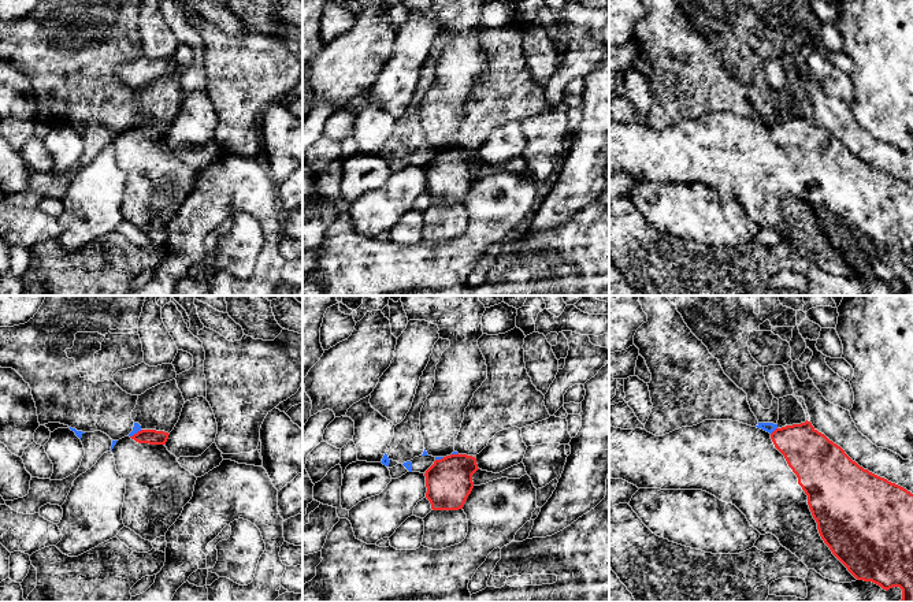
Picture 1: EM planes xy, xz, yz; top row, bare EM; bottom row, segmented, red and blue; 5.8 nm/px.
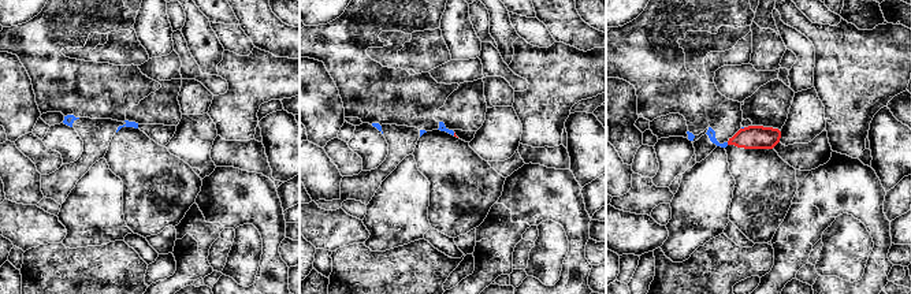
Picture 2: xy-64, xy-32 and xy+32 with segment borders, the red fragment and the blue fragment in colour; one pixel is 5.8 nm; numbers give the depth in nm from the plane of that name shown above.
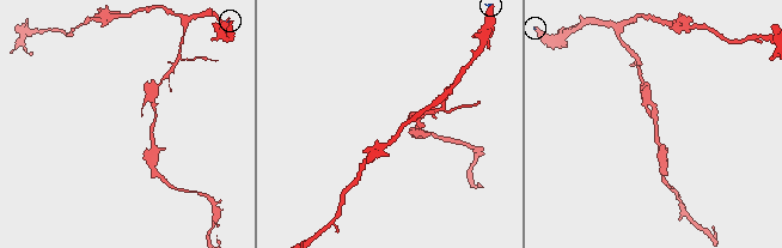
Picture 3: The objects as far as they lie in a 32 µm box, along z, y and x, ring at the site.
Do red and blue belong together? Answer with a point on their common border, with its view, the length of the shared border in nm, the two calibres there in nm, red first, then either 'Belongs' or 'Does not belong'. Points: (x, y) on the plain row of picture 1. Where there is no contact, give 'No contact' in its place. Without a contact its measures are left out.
Touches red at yz (774, 125). Shared border 60 nm. Thickness 280 nm (red) against 60 nm. Does not belong

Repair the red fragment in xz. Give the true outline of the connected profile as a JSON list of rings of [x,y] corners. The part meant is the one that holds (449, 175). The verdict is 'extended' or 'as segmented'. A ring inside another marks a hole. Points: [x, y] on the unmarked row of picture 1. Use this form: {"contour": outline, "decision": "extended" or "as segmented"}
{"contour": [[[404,0],[404,4],[408,15],[437,18],[439,31],[450,34],[420,105],[420,126],[427,148],[437,152],[424,167],[426,192],[433,204],[459,204],[471,187],[472,168],[479,163],[475,150],[453,145],[465,101],[487,73],[486,53],[478,40],[486,1]]], "decision": "extended"}

